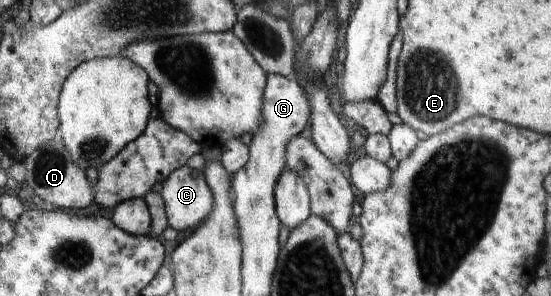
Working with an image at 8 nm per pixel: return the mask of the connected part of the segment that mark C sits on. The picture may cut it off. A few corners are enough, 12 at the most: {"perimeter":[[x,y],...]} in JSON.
{"perimeter":[[181,166],[162,184],[171,228],[209,216],[213,194],[202,170]]}

